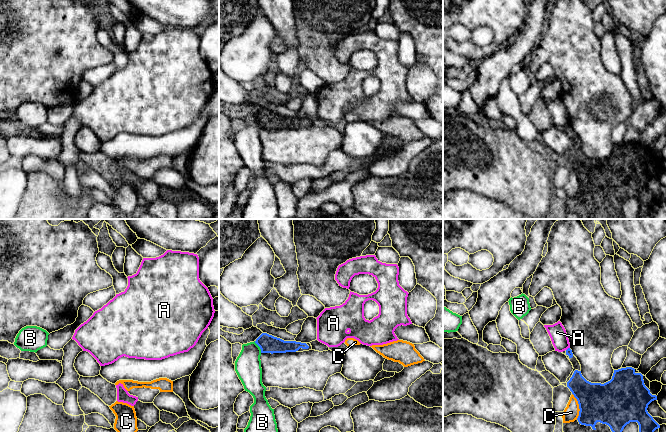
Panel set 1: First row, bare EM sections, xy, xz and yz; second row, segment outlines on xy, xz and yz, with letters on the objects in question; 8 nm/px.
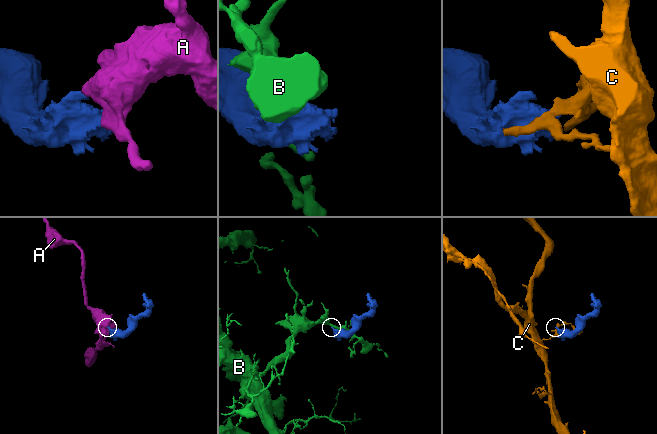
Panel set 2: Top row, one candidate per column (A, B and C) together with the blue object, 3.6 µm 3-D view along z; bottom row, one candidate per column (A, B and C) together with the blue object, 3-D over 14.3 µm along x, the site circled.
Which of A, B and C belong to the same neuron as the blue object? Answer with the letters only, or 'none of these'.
none of these

